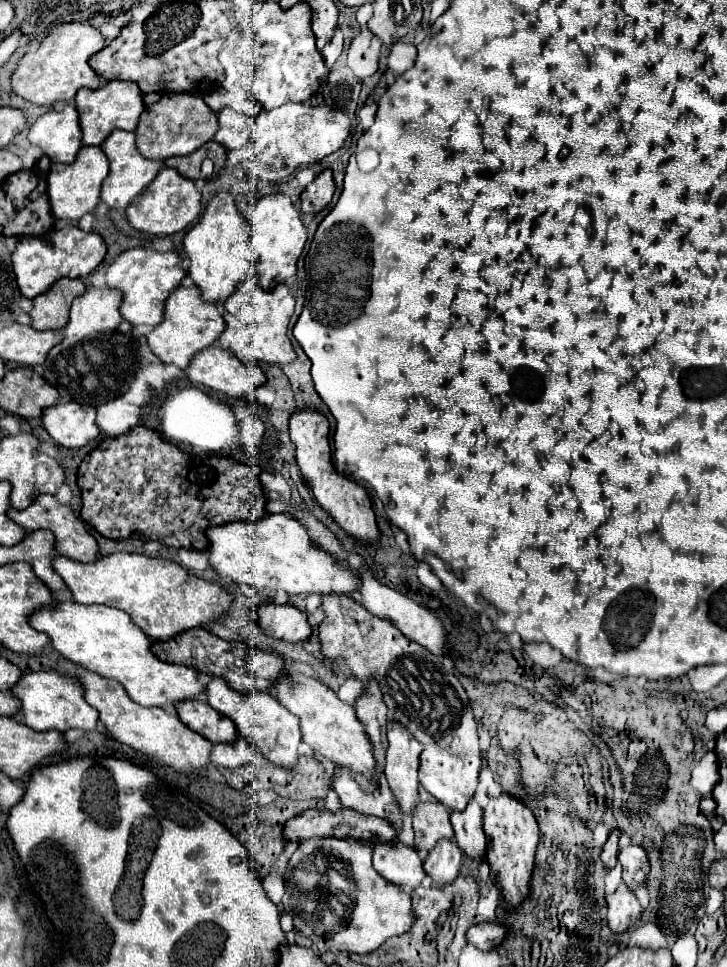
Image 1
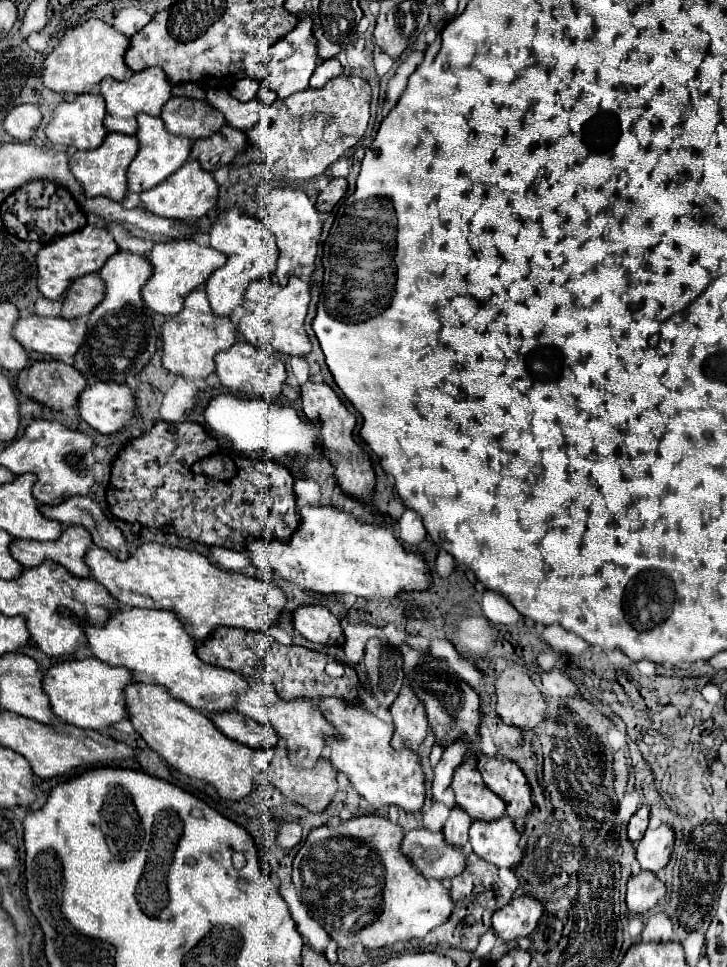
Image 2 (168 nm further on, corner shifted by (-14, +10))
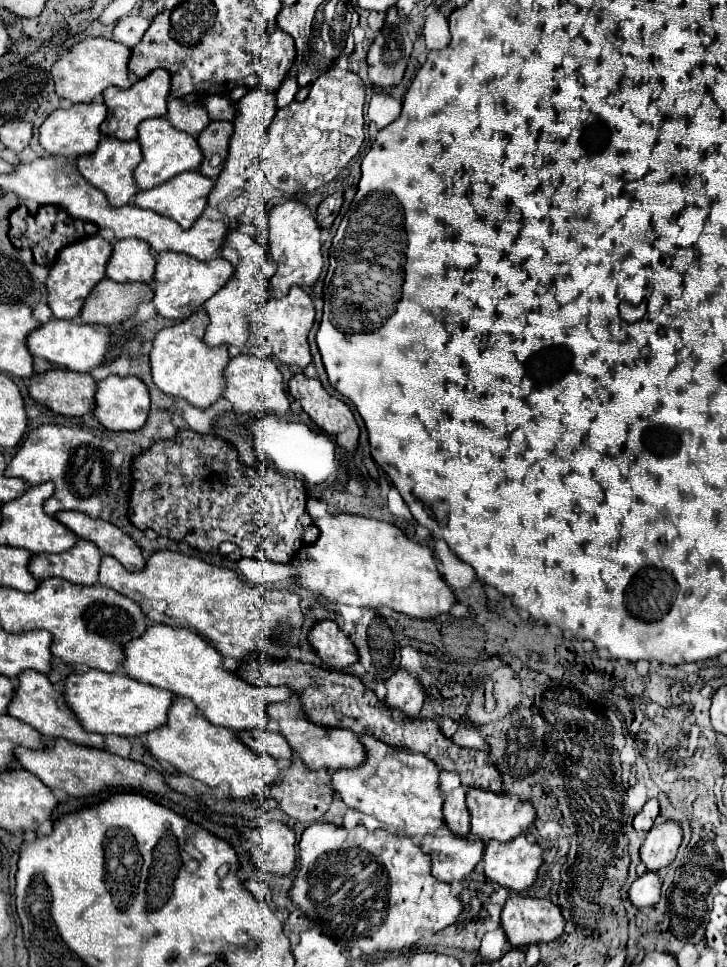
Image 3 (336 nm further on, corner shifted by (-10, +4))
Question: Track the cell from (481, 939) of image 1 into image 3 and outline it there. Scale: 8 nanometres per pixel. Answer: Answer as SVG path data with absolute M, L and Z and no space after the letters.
M510 896L502 910L502 930L512 946L552 942L564 930L564 916L550 900Z

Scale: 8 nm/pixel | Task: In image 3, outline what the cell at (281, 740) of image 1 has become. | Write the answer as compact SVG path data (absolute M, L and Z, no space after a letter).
M296 696L284 704L270 704L266 712L268 712L270 720L274 720L278 724L278 732L288 740L290 748L302 758L302 762L306 764L308 770L354 768L364 762L364 750L354 732L312 724L308 718L302 716L302 708L300 708L300 702L296 700Z

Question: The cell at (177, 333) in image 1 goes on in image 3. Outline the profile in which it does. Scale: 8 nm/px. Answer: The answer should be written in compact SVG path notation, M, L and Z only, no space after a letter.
M204 310L194 312L182 322L176 322L174 326L162 328L150 350L150 364L152 364L152 380L154 384L170 394L188 400L196 408L206 408L214 404L224 390L224 376L222 370L226 368L230 356L226 344L222 346L206 346L204 344L204 330L208 326L208 314Z

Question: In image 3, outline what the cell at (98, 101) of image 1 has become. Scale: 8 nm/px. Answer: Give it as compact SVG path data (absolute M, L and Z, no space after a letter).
M154 70L146 78L138 80L128 90L120 90L116 86L110 86L104 90L104 104L108 106L108 118L102 122L100 130L106 136L114 136L118 140L136 140L138 136L138 124L146 118L158 118L166 116L166 102L170 94L170 74L166 70Z

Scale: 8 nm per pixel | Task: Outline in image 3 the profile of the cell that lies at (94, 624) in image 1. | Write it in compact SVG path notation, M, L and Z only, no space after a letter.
M150 624L146 632L128 642L122 652L122 668L130 678L190 698L206 720L234 732L268 728L266 706L270 702L286 702L292 696L292 690L284 686L256 686L244 682L238 674L232 674L222 666L222 656L208 646L204 638L188 628L178 630L168 624Z

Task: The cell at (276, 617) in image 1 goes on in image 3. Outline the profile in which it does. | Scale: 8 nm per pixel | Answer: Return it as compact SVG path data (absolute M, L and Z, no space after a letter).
M332 620L316 622L308 632L308 642L314 652L332 668L342 670L358 662L358 652L352 640Z

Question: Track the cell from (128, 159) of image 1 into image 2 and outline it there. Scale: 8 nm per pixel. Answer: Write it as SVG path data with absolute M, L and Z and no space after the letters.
M138 114L138 132L136 138L140 142L138 154L132 160L128 168L128 190L130 192L142 192L158 186L164 182L172 172L176 172L190 156L192 140L186 136L174 136L164 130L164 122L158 116L148 116L148 114Z

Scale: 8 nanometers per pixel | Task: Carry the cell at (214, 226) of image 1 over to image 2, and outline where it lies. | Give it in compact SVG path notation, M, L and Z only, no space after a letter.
M236 208L218 216L210 228L210 246L228 256L226 266L216 270L206 282L206 294L214 316L230 316L236 306L244 300L244 290L252 280L270 278L276 272L278 248L272 232L258 218L248 216Z

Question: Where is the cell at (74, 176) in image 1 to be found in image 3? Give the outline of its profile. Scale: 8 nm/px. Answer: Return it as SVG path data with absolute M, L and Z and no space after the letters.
M104 136L100 140L98 150L94 154L80 156L78 162L76 162L76 166L78 166L80 174L94 188L98 188L100 192L104 192L104 196L108 198L110 206L124 206L138 192L136 184L134 184L134 178L132 178L132 172L134 172L134 168L138 166L140 160L142 160L142 152L140 152L140 146L138 146L136 140L122 142L122 140L116 140L114 136Z

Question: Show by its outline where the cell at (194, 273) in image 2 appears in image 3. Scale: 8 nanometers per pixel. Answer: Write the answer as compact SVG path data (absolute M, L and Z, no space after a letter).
M160 252L156 260L156 274L154 274L154 306L156 312L170 320L182 320L194 314L216 290L220 290L228 278L232 276L234 268L224 258L212 258L200 262L192 256L180 252Z

